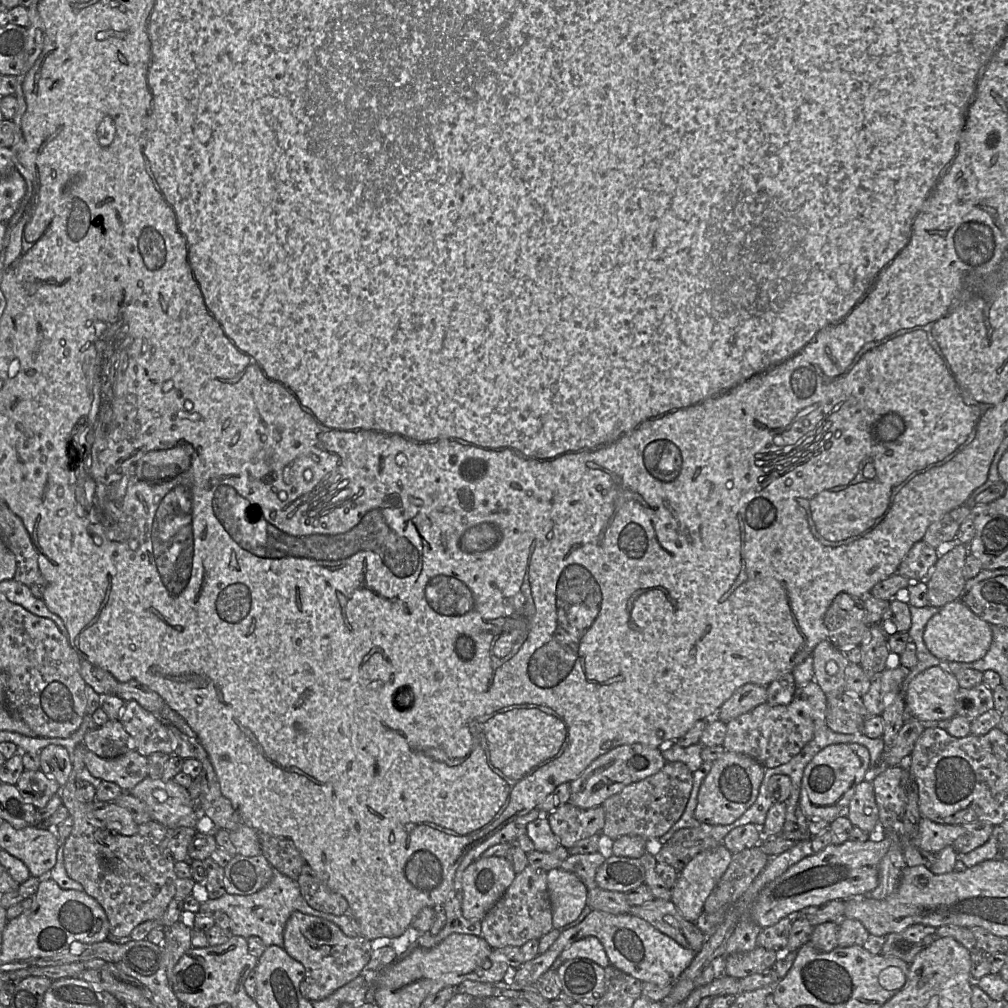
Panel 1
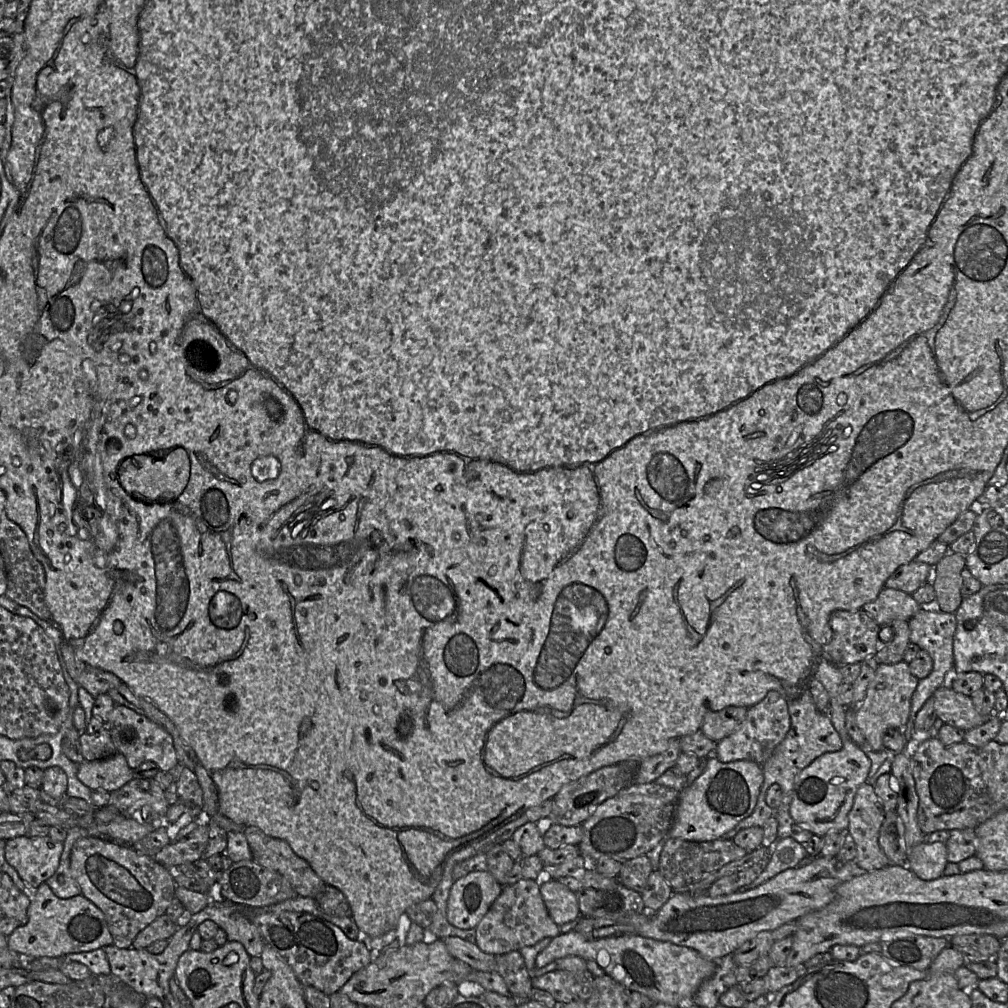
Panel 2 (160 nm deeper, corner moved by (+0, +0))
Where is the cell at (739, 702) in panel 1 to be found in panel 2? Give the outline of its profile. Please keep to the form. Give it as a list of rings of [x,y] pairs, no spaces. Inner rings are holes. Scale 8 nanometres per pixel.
[[[728,706],[719,711],[707,711],[700,730],[709,739],[718,742],[742,724],[749,707]]]

